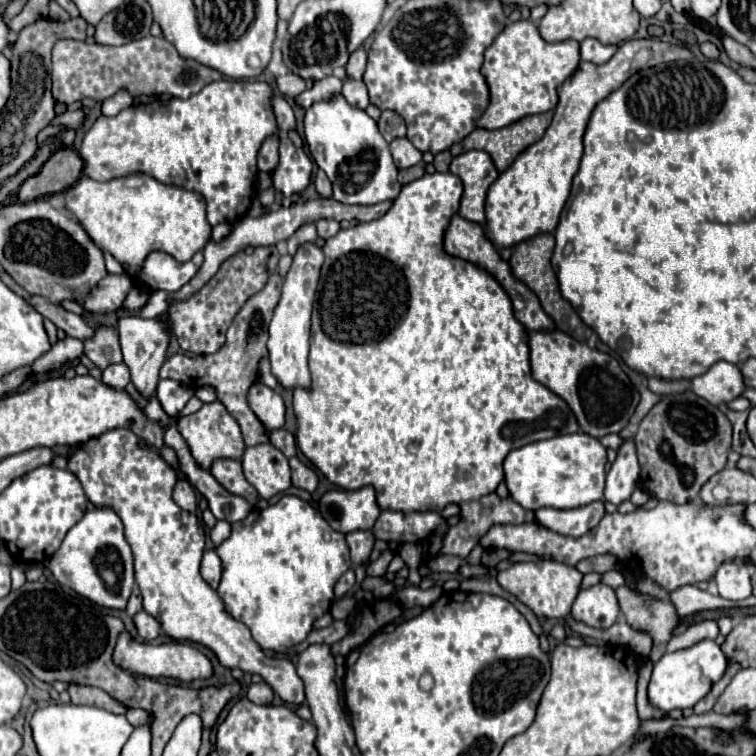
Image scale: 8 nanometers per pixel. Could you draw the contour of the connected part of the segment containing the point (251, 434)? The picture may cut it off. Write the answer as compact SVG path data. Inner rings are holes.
M274 272L266 286L248 298L248 302L240 308L236 314L234 322L228 328L228 338L226 344L216 352L216 354L206 354L206 356L186 356L186 354L174 354L166 358L164 366L160 368L160 378L172 378L176 382L182 382L190 388L200 388L200 386L212 386L216 390L218 400L228 408L228 412L236 418L236 422L242 428L242 436L246 446L256 446L256 444L268 444L268 434L264 424L256 418L256 414L250 410L246 402L248 388L256 382L258 378L258 362L260 358L268 356L266 350L266 340L268 340L268 324L272 318L272 312L280 300L280 290L282 290L282 276Z

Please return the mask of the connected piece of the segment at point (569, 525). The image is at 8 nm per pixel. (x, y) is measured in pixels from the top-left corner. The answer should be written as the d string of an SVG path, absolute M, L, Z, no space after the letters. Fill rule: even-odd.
M592 502L572 510L558 510L558 508L540 508L536 510L536 520L544 528L562 534L562 536L584 536L590 532L606 514L604 502Z

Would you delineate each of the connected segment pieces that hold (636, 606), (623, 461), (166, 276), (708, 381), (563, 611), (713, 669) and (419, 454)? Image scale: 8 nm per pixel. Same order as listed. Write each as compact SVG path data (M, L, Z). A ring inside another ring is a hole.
M628 586L616 588L616 596L620 610L632 628L648 632L654 644L662 644L672 638L672 630L680 622L672 604L642 602L642 594L634 594Z
M624 440L624 444L618 450L618 458L606 476L604 500L612 502L614 506L622 504L624 500L630 500L630 496L638 484L638 478L640 478L640 466L636 460L634 442Z
M152 252L144 262L140 282L152 290L176 292L196 276L202 262L204 262L202 252L196 252L194 258L184 264L176 262L172 256L164 252Z
M724 360L710 366L708 372L692 378L692 392L716 406L728 404L730 400L738 398L744 390L746 384L740 368Z
M546 560L546 562L518 562L502 572L498 572L498 584L516 596L522 604L526 604L536 616L544 618L564 618L570 614L572 602L576 594L580 592L582 584L582 572L578 572L574 566L566 566L562 562Z
M700 640L690 648L682 648L676 652L666 652L656 664L648 686L648 698L652 706L660 710L674 710L674 708L692 708L698 700L702 700L712 684L716 684L728 666L728 658L724 656L722 648L714 640Z
M452 172L424 174L422 178L402 186L402 192L394 200L394 206L382 218L340 230L336 236L328 238L322 248L324 264L316 292L316 312L312 314L312 338L308 358L312 372L312 390L294 390L294 412L298 418L296 442L304 456L314 466L318 466L330 482L338 484L340 488L358 490L366 484L374 486L378 506L382 510L440 512L446 504L462 504L482 498L494 492L496 486L504 480L502 460L510 450L560 434L578 432L578 422L568 404L540 382L534 382L530 370L528 330L514 318L512 302L508 300L504 288L500 288L500 284L496 284L496 278L484 272L480 266L444 252L444 232L450 224L450 218L458 212L462 190L462 180ZM384 266L390 266L392 274L382 274Z

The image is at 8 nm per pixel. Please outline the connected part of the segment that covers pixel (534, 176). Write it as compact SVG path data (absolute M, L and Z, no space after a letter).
M648 38L648 40L626 40L622 42L622 46L618 46L618 52L606 62L606 64L592 64L592 62L580 62L580 66L576 68L576 72L562 84L562 88L558 90L558 106L556 106L556 112L554 112L554 118L552 118L552 124L548 126L546 134L536 142L532 144L530 148L526 148L516 160L514 164L504 170L500 174L500 178L492 184L492 188L488 190L488 196L486 196L486 236L494 242L496 248L504 248L504 246L514 246L522 240L526 240L528 236L536 236L540 232L554 232L556 230L556 224L560 220L560 214L564 210L564 204L570 196L570 186L572 186L572 178L576 176L578 172L578 166L580 166L580 158L584 154L584 132L586 132L586 122L594 110L594 106L604 100L610 92L618 90L632 74L638 72L638 68L634 66L634 58L642 52L642 50L648 50L650 52L650 64L660 64L660 62L676 62L676 60L694 60L694 54L690 52L690 48L686 46L674 46L674 44L668 44L668 42L660 42L660 40L654 40L654 38Z

